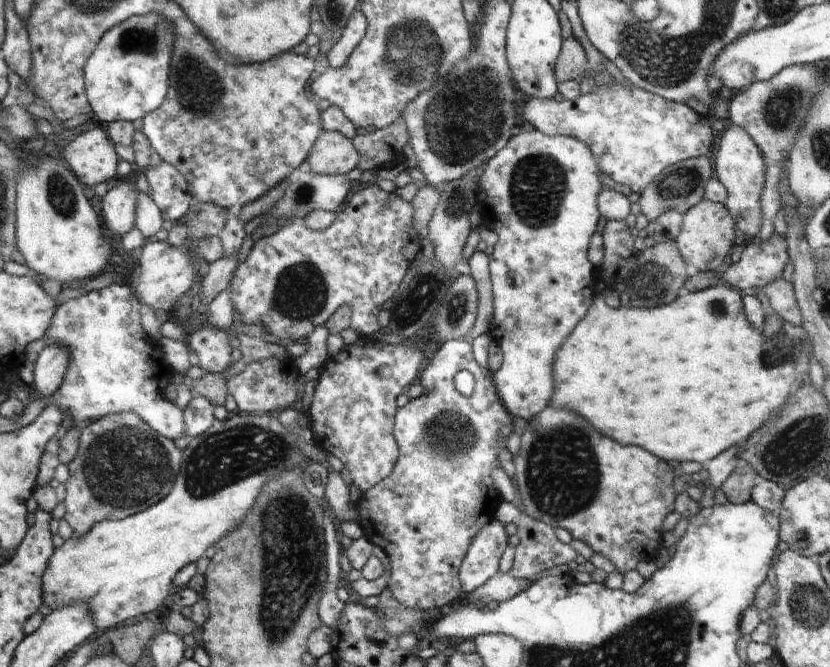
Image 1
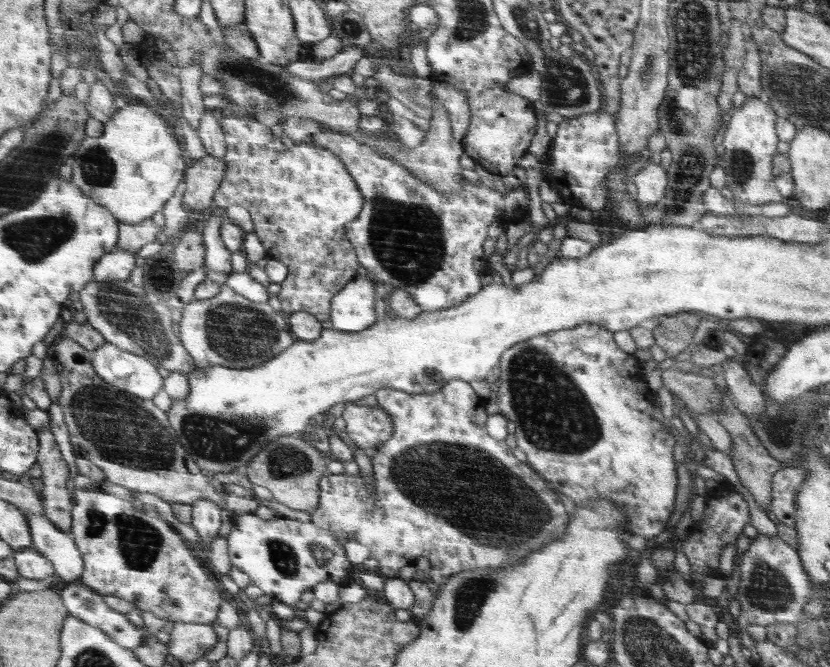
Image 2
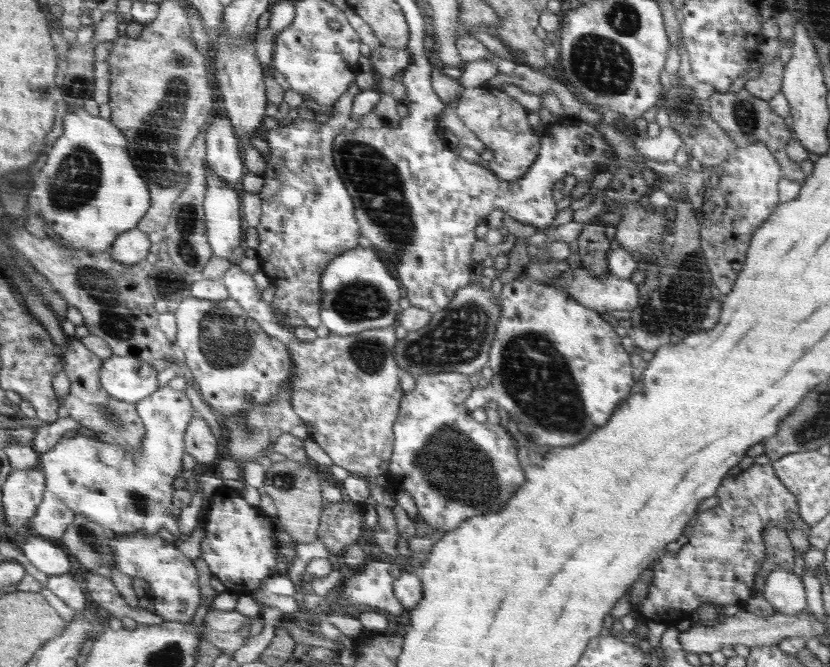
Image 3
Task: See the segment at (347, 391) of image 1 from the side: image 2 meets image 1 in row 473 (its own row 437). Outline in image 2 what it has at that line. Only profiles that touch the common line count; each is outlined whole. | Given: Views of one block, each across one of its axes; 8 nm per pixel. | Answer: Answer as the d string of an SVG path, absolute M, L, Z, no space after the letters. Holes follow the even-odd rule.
M346 403L342 418L346 423L346 434L363 454L372 459L378 448L394 433L394 424L389 412L376 406L356 406Z

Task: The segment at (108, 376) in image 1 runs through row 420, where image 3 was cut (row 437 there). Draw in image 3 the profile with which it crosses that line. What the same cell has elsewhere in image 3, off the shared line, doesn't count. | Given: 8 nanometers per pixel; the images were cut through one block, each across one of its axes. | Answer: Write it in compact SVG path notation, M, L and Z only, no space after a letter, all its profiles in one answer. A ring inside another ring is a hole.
M168 384L160 387L160 390L150 398L142 400L137 408L148 430L148 435L142 443L142 451L124 450L122 446L108 444L87 431L75 434L73 437L65 438L54 450L41 456L42 466L47 475L47 488L58 495L64 504L71 506L77 514L89 516L90 520L107 526L120 536L156 536L163 533L163 528L166 534L168 528L182 541L184 536L180 532L178 518L174 518L170 508L174 507L177 492L174 481L182 474L184 454L188 454L185 439L189 426L194 421L194 404L186 392L180 392Z

